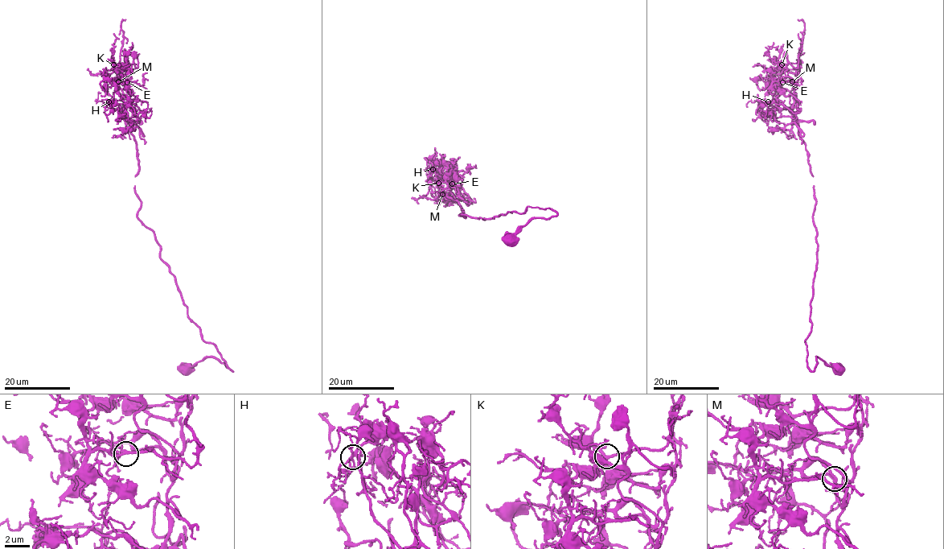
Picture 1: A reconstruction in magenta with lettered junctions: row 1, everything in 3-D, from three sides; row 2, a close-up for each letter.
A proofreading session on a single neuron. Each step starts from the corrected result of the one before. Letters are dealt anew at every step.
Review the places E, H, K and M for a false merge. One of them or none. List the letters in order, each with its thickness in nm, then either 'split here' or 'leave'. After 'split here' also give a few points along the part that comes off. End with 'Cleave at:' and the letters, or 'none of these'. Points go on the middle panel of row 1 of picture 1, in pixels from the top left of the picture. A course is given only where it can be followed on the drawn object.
E: 180 nm thick; leave
H: 200 nm thick; leave
K: 200 nm thick; leave
M: 240 nm thick; leave
Cleave at: none of these

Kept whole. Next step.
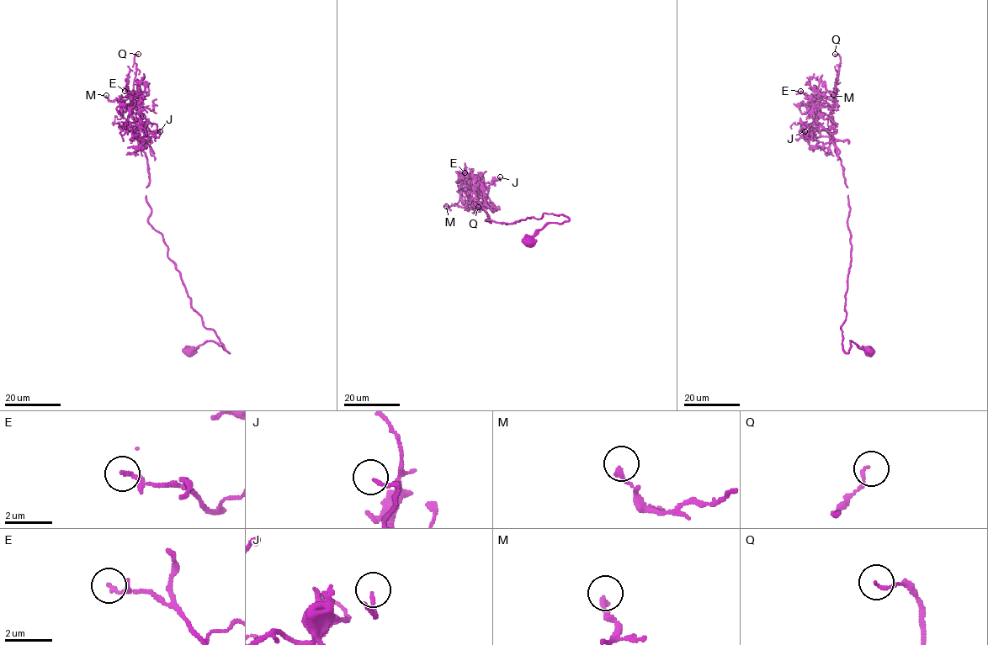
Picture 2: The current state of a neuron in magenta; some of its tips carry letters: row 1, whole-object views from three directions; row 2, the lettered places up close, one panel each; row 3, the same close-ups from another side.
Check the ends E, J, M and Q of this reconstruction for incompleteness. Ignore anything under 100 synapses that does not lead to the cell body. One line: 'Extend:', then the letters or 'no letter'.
Extend: no letter

